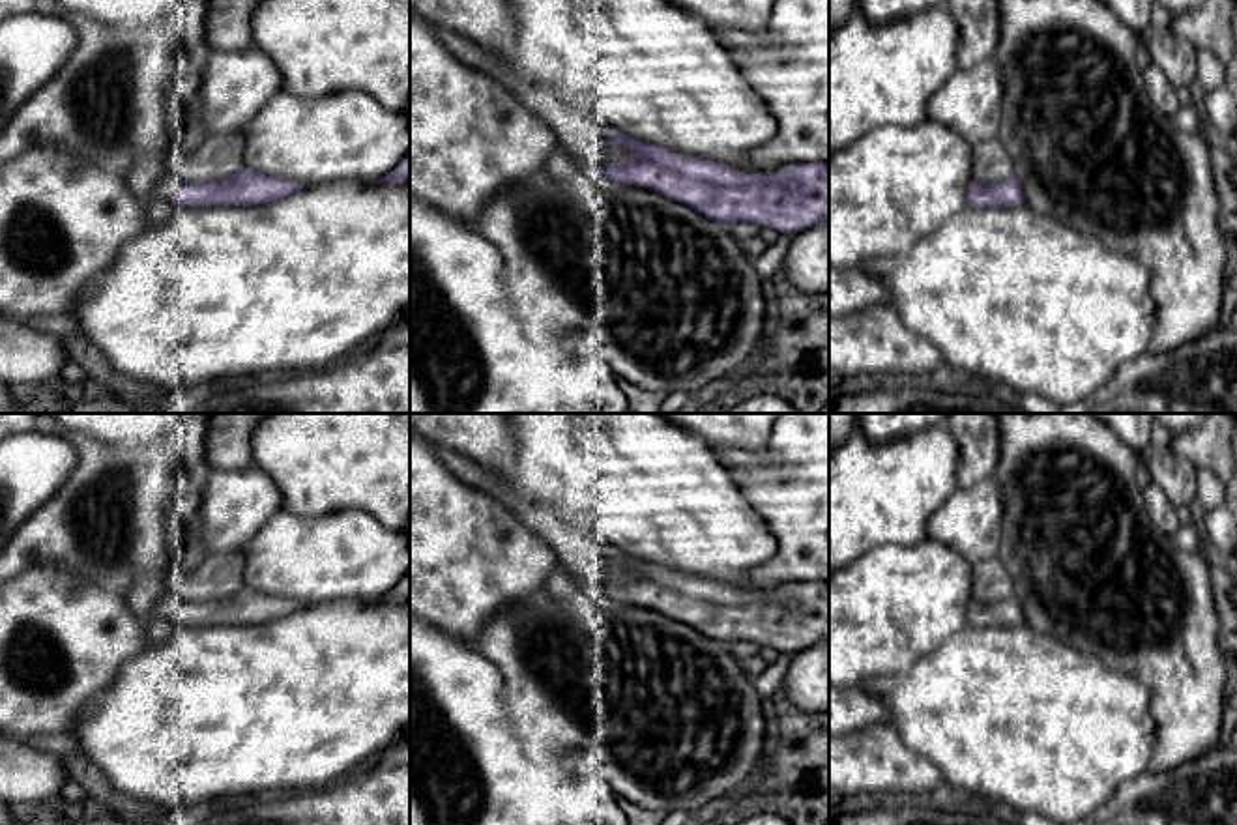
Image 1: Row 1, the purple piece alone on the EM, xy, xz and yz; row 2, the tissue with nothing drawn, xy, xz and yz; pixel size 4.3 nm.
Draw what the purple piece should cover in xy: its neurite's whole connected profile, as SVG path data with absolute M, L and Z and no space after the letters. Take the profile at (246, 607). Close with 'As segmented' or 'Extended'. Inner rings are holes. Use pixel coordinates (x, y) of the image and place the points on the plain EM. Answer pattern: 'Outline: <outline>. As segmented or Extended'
Outline: M251 587L217 599L187 602L165 589L155 604L155 619L174 625L256 625L288 615L305 604L288 597L266 595Z. Extended

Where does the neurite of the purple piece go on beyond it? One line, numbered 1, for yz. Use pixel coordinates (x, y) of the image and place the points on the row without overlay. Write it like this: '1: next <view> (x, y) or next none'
1: next none

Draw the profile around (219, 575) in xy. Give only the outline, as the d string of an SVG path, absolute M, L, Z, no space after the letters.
M243 548L210 554L196 569L178 561L168 569L165 586L187 602L225 599L243 587Z

